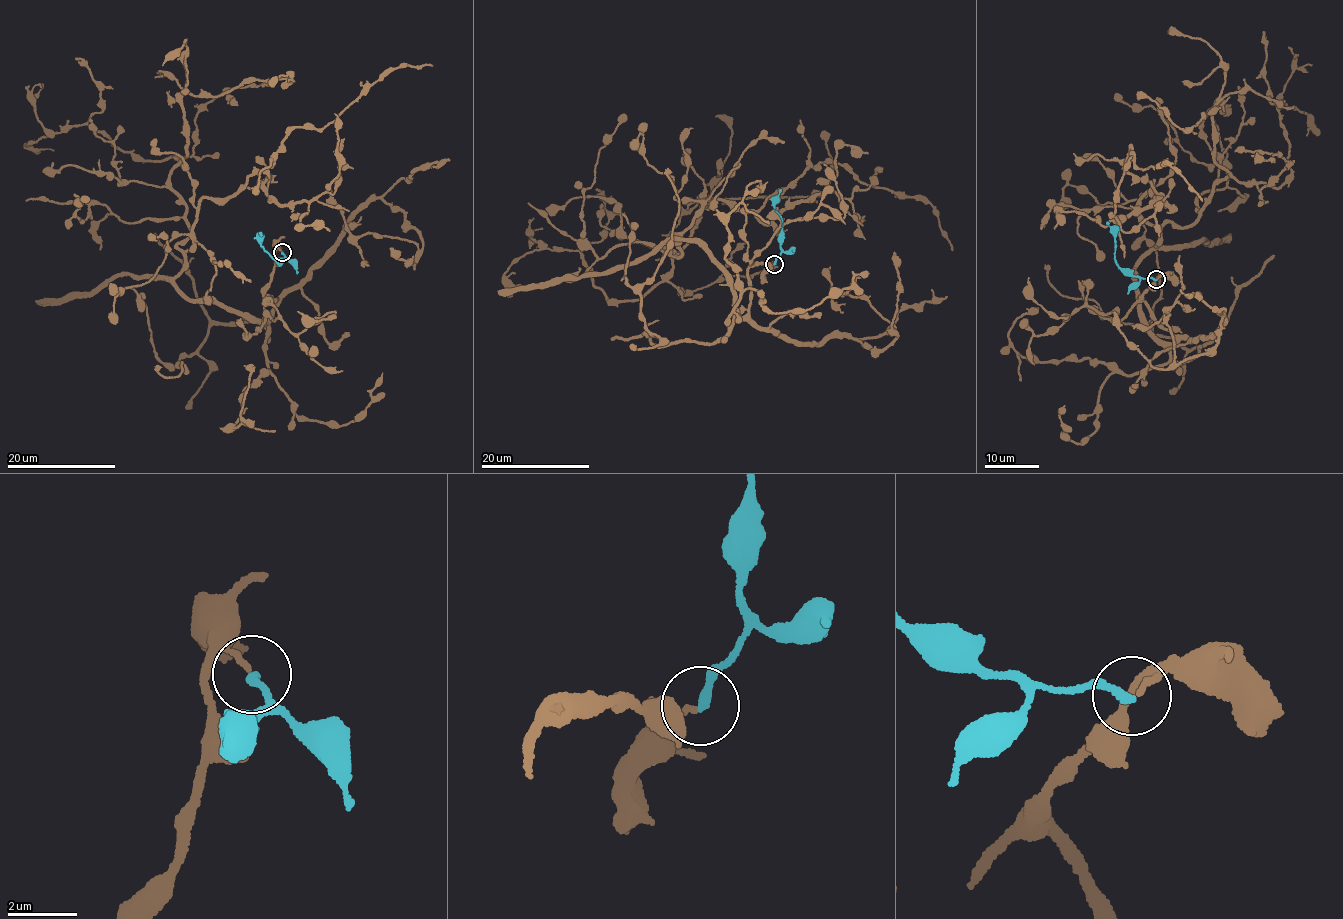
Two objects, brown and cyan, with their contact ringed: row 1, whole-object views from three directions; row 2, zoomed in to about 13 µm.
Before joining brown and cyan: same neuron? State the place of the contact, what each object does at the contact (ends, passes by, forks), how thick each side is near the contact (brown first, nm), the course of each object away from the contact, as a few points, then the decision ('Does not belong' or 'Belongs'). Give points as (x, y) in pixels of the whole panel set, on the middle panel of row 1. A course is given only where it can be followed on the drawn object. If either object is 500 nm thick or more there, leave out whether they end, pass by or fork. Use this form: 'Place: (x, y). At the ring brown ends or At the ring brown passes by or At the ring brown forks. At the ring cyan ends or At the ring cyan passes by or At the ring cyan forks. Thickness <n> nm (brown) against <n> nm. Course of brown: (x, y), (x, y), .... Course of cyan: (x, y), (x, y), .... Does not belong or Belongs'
Place: (774, 264). At the ring brown ends. At the ring cyan ends. Thickness 150 nm (brown) against 240 nm. Course of brown: (774, 265), (744, 317), (700, 243), (665, 241), (705, 198), (758, 210), (828, 160), (929, 204), (952, 250). Course of cyan: (774, 263), (781, 252), (783, 224), (774, 205), (781, 190). Belongs

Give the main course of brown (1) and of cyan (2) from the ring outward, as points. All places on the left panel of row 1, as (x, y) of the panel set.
1: (282, 252), (264, 323), (174, 279), (203, 198), (394, 69), (432, 67)
2: (281, 252), (285, 256), (280, 264), (261, 244), (261, 232)

